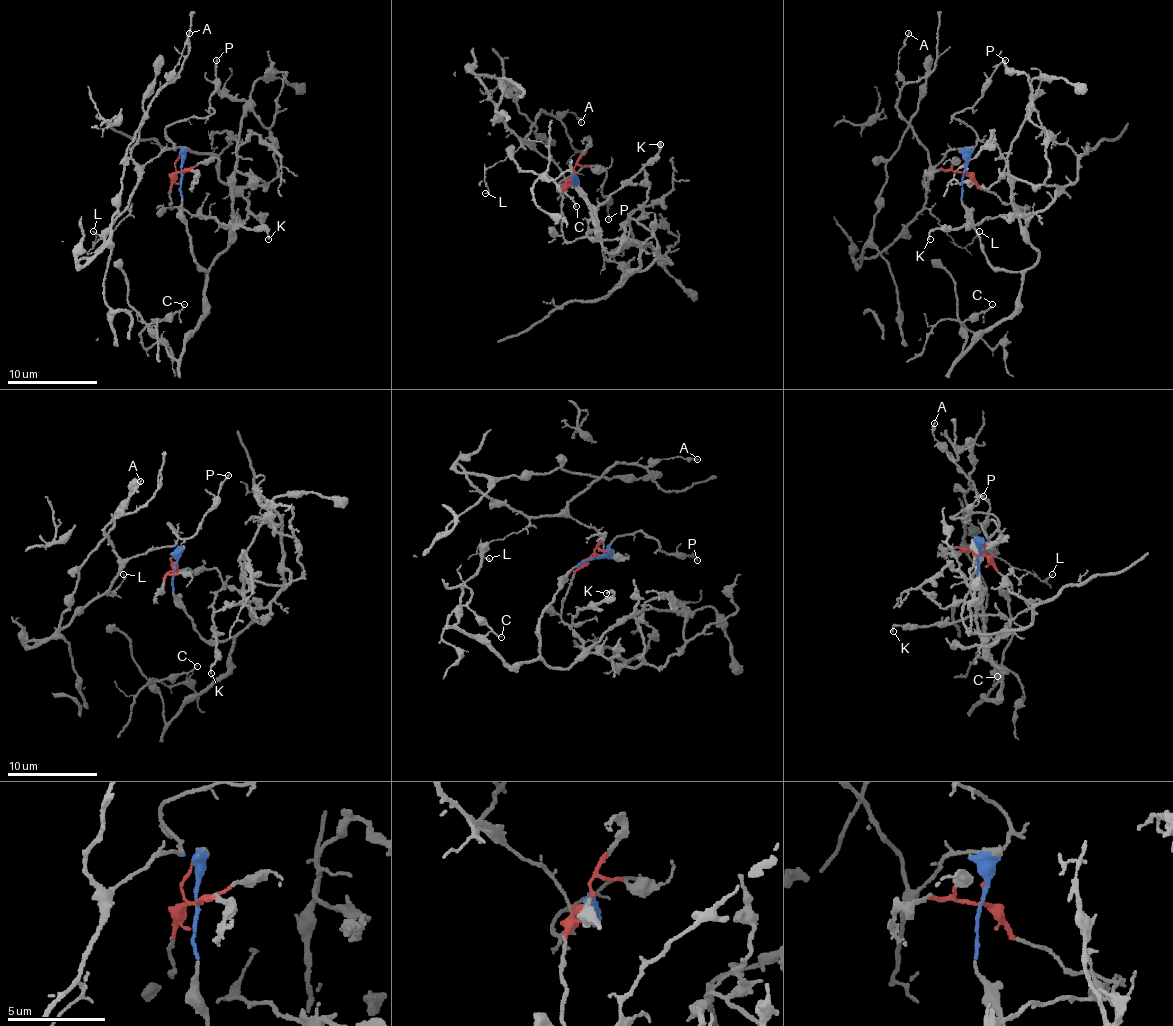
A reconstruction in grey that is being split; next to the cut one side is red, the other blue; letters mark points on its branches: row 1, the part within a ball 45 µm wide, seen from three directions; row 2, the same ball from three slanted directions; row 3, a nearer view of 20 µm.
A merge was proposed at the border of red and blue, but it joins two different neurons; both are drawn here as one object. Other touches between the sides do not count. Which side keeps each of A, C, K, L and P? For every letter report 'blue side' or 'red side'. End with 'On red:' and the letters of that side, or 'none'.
A: blue side
C: blue side
K: red side
L: blue side
P: blue side
On red: K

